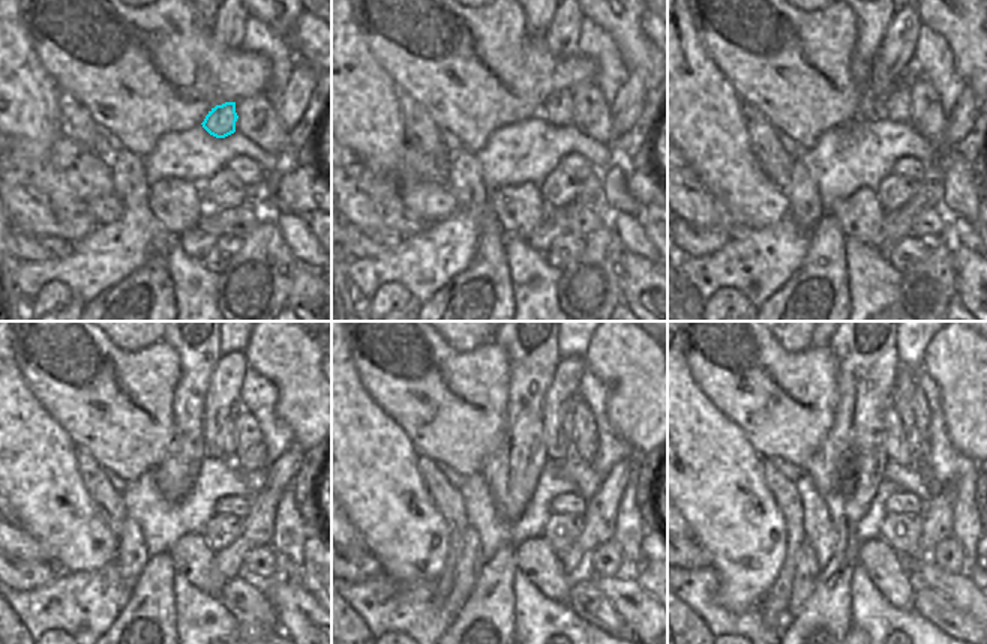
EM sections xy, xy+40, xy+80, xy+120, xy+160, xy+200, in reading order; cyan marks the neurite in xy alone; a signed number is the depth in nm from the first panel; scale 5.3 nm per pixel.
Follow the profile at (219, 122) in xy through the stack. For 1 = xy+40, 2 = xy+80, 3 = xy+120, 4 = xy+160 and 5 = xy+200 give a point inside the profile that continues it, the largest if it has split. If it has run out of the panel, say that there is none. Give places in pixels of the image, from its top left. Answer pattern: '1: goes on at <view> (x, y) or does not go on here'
1: goes on at xy+40 (557, 110)
2: goes on at xy+80 (896, 105)
3: goes on at xy+120 (228, 436)
4: goes on at xy+160 (567, 425)
5: goes on at xy+200 (902, 400)

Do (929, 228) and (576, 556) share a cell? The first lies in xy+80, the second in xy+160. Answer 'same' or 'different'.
different

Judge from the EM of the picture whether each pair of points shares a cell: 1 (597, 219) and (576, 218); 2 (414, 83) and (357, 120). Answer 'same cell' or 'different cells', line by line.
1: same cell
2: different cells

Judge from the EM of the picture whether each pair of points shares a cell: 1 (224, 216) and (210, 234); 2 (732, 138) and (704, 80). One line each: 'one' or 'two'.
1: two
2: one

